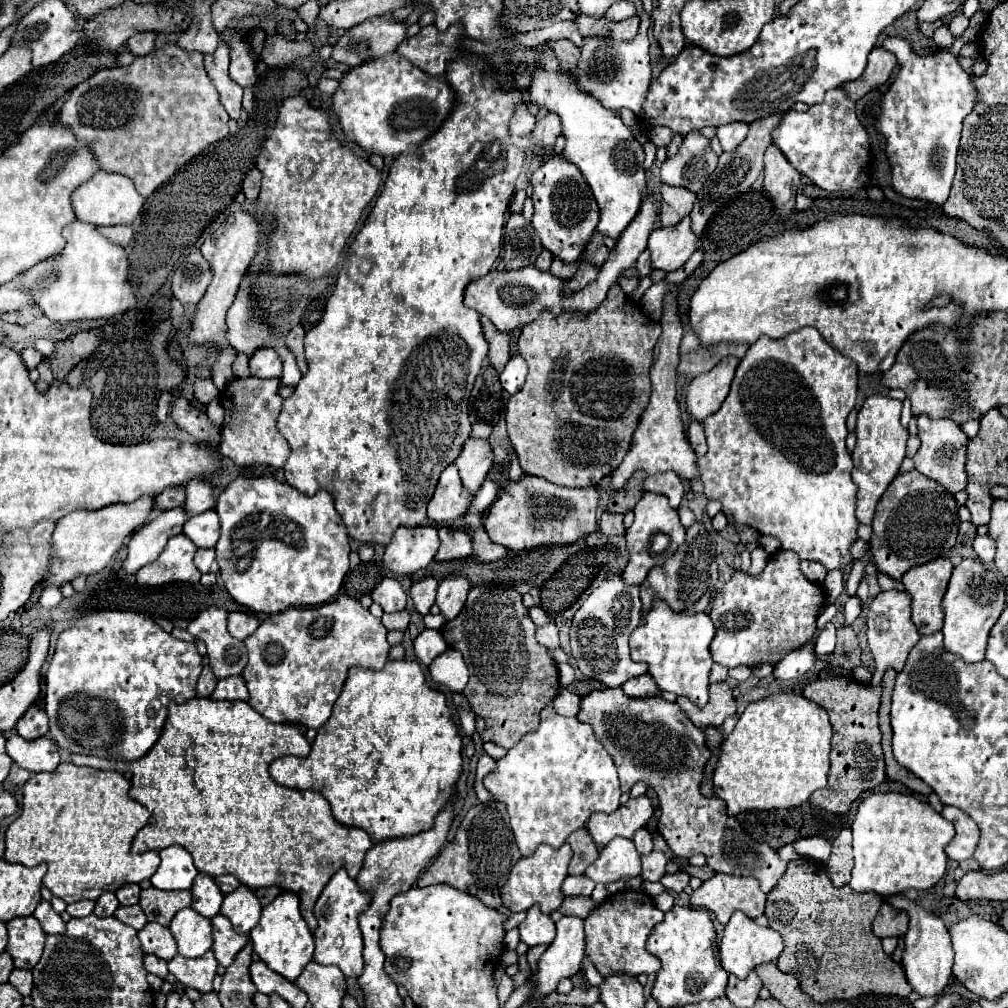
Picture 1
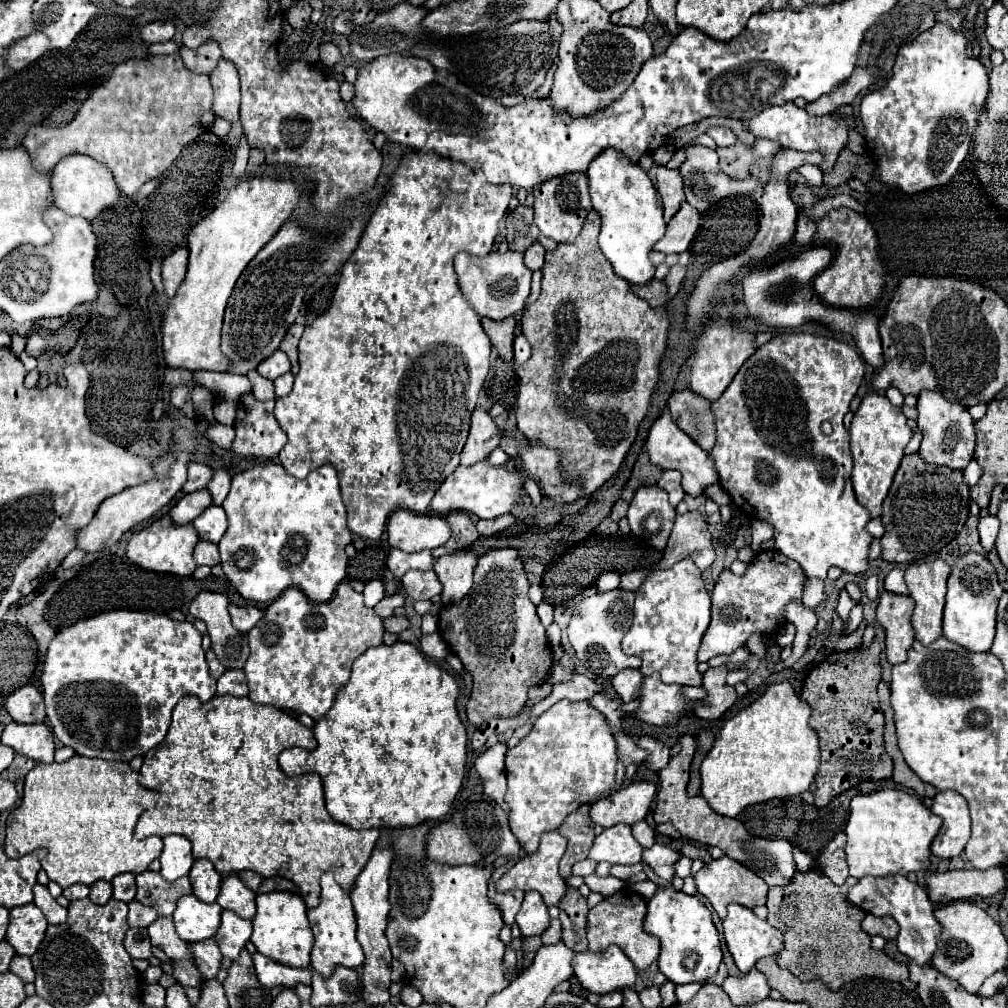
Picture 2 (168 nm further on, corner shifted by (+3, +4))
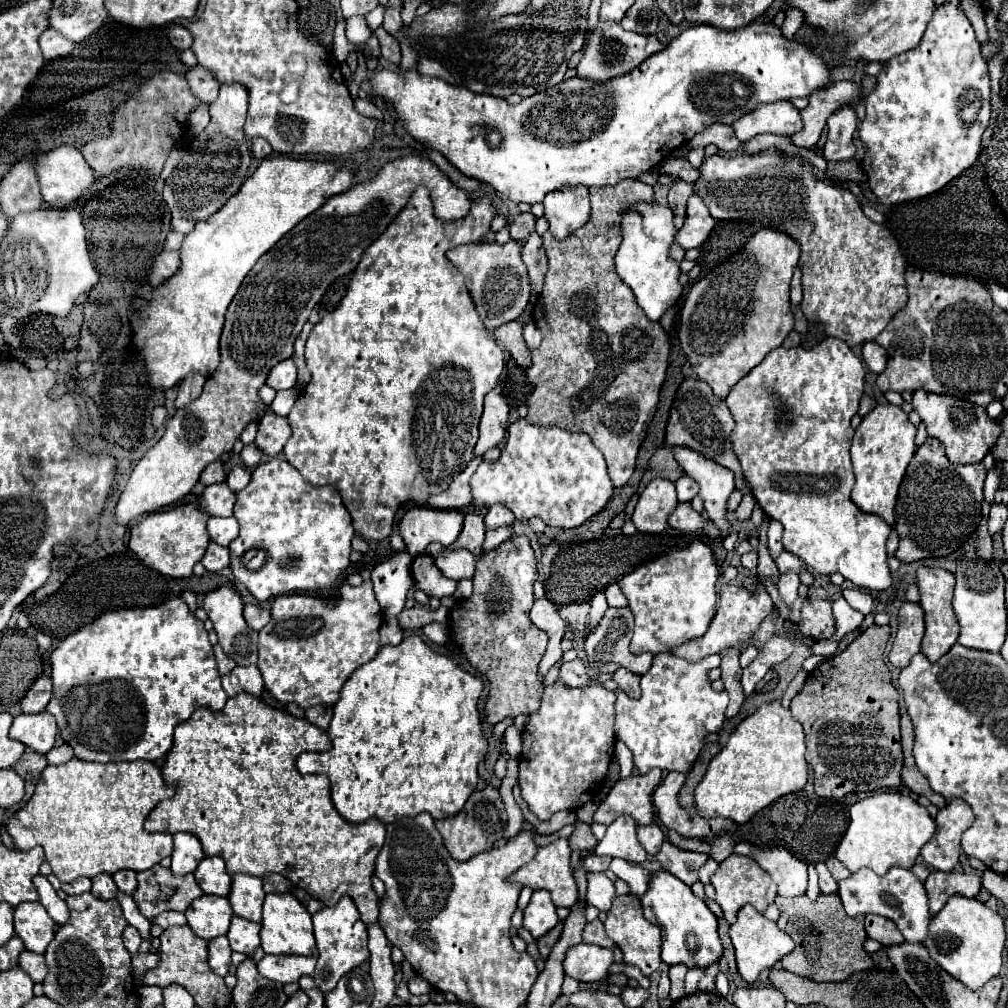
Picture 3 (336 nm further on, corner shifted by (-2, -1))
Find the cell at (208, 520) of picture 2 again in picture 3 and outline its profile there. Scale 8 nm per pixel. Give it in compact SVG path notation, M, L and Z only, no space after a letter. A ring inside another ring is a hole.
M210 517L208 533L214 543L228 547L230 541L238 537L238 521L234 517Z

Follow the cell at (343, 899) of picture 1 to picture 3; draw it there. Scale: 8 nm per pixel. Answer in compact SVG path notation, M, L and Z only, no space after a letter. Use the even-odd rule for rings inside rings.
M346 895L334 907L324 907L322 911L314 913L312 921L314 921L314 937L318 943L318 963L316 963L314 981L320 991L330 993L342 975L346 975L350 969L358 967L370 957L368 933L366 933L366 925L362 923L354 901Z

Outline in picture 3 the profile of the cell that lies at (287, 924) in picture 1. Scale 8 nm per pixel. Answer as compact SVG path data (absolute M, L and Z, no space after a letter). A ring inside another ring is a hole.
M270 893L264 899L264 917L262 917L262 949L272 955L308 955L316 957L316 941L312 933L312 919L306 907L292 893Z

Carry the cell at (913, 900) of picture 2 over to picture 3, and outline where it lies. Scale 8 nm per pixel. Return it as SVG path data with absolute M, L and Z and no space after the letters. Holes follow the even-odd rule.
M892 867L886 875L876 875L870 869L860 869L850 877L838 881L838 895L842 899L844 911L850 917L856 917L858 913L876 913L880 917L892 919L908 943L924 943L928 935L928 923L932 917L928 911L924 885L912 871Z

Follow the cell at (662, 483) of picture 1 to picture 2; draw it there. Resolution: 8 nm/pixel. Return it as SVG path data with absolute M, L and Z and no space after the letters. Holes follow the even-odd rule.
M663 470L663 474L661 474L661 478L657 480L657 484L659 484L663 490L667 490L671 506L677 506L677 504L683 500L685 492L683 492L683 488L681 488L681 474L679 474L677 470Z

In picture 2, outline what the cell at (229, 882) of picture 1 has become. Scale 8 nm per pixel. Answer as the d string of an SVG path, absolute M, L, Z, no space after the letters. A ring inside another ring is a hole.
M243 870L243 872L237 872L235 874L237 878L241 878L241 882L245 882L245 886L249 886L251 890L257 890L259 888L259 884L261 884L261 876L259 874L255 874L253 870Z

